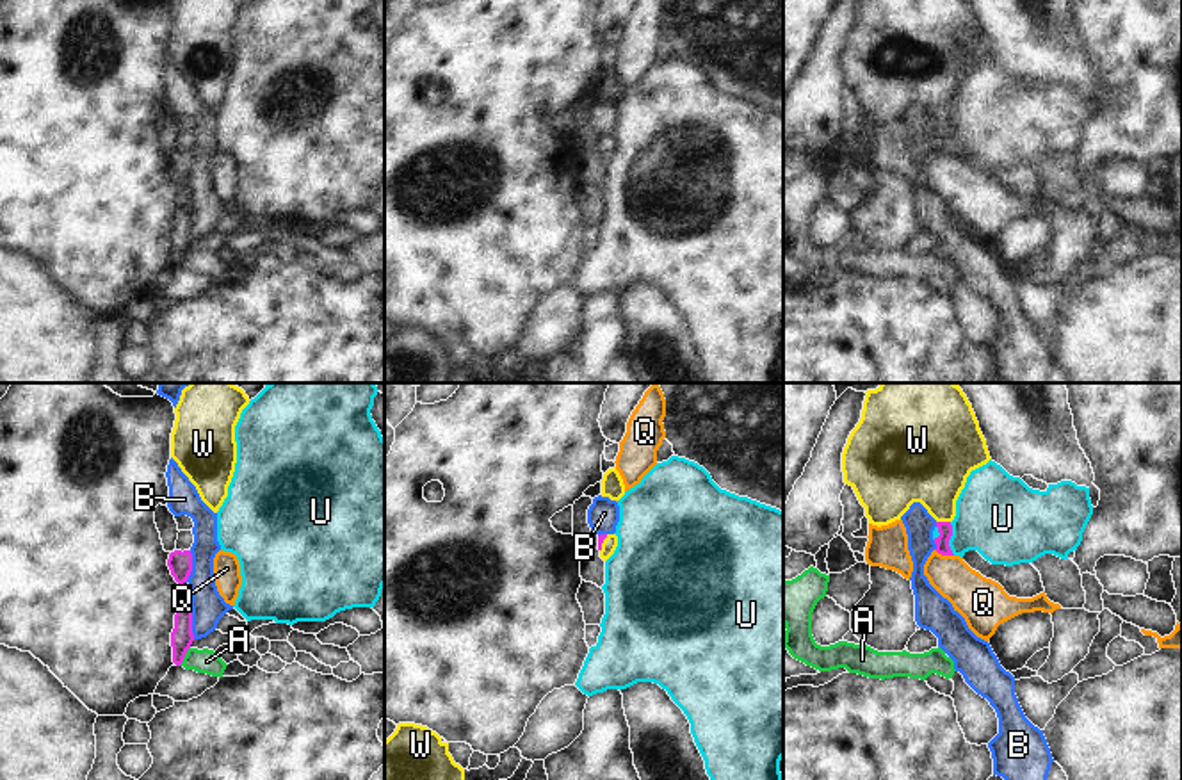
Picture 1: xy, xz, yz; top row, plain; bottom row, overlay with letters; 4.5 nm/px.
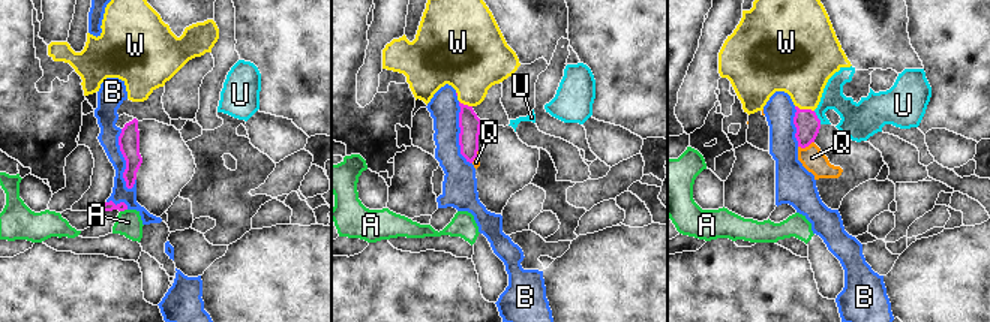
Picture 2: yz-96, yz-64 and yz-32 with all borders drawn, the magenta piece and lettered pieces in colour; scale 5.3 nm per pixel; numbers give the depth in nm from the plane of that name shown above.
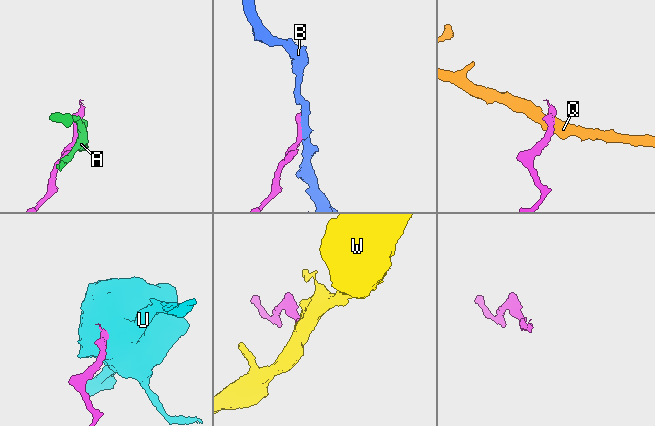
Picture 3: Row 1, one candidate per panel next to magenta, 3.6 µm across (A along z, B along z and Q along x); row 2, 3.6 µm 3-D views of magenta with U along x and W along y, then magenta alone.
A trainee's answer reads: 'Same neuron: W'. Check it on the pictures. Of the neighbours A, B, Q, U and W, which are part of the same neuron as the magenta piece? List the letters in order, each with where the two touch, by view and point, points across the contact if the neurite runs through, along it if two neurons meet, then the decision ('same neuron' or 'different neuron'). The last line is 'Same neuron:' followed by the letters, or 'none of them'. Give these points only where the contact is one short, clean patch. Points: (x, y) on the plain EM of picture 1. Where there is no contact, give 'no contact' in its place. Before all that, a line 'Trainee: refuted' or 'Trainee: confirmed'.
Trainee: confirmed
A: xy (184, 257) | along xy (189, 248), (178, 266) | different neuron
B: xy (191, 223) | different neuron
Q: yz (944, 155) | along yz (935, 150), (953, 157) | different neuron
U: yz (949, 139) | along yz (949, 123), (949, 150), (955, 155) | different neuron
W: yz (944, 123) | across yz (944, 129), (944, 123), (944, 111), (931, 70) | same neuron
Same neuron: W

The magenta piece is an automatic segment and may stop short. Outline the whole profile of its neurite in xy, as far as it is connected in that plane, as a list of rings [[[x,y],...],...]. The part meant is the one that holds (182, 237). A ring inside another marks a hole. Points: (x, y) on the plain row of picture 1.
[[[190,205],[178,207],[174,215],[174,230],[171,233],[173,264],[180,267],[187,251],[194,242],[192,235],[192,208]]]

